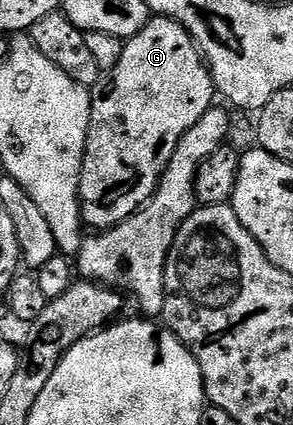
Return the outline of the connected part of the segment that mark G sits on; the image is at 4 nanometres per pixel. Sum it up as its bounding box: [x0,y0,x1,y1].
[80,16,215,230]

